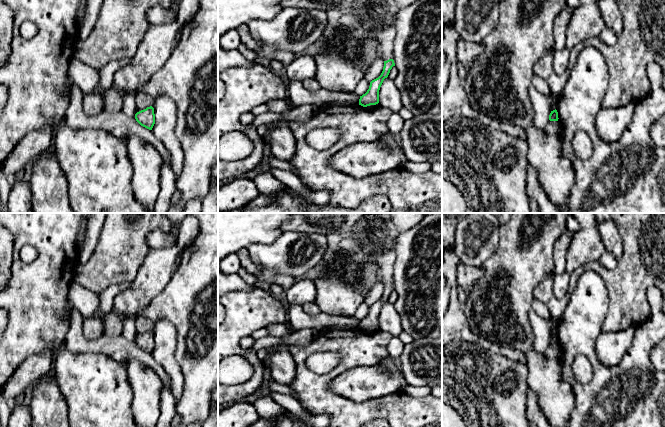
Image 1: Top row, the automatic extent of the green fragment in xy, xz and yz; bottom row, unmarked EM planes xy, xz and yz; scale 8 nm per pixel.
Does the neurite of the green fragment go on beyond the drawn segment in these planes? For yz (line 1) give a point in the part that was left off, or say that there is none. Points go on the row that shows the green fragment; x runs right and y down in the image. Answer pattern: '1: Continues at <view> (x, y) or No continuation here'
1: No continuation here

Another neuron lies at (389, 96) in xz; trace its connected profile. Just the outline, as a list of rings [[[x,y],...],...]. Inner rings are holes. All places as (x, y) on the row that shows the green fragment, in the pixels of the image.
[[[385,78],[379,90],[380,107],[388,108],[393,113],[398,113],[403,107],[401,94],[394,80]]]

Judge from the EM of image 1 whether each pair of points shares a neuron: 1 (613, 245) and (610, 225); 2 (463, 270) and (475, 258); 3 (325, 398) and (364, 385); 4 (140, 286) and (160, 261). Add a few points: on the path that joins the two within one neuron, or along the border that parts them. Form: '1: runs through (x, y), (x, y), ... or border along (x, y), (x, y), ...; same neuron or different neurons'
1: runs through (612, 240), (610, 230); same neuron
2: border along (460, 261), (468, 265), (481, 266); different neurons
3: border along (329, 382), (329, 388), (335, 393), (359, 403); different neurons
4: runs through (146, 280), (158, 267); same neuron

